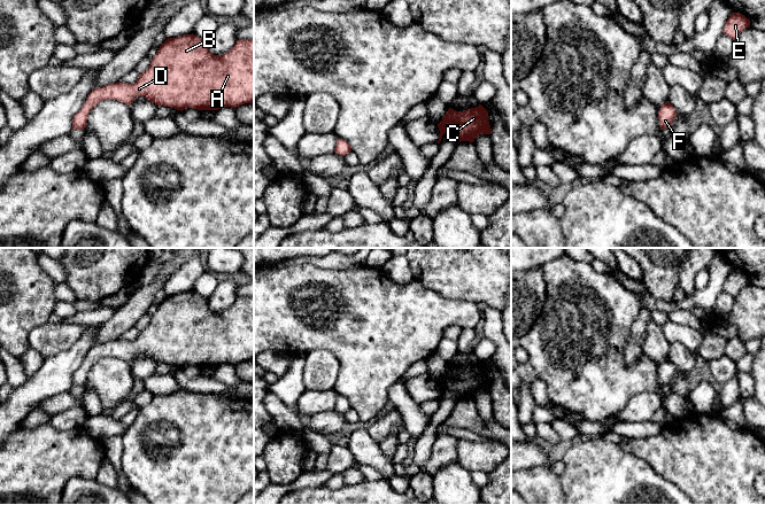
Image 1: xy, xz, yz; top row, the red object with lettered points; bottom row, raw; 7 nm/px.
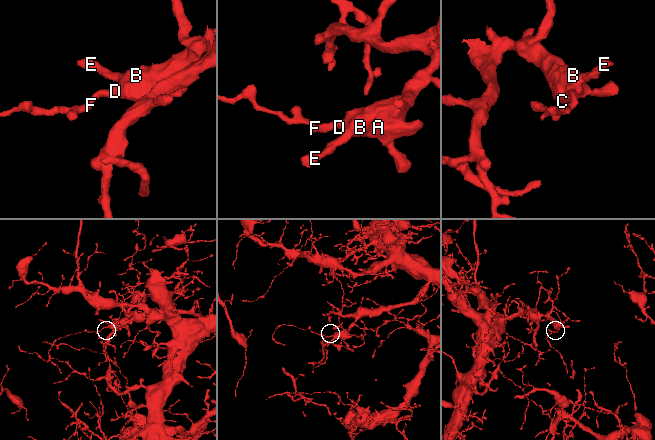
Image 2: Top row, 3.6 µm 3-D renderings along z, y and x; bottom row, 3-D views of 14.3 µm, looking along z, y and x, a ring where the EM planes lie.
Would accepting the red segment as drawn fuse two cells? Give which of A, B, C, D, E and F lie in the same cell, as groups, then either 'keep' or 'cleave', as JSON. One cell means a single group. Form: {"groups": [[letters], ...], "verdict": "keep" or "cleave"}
{"groups": [["A", "B", "C", "D", "E", "F"]], "verdict": "keep"}

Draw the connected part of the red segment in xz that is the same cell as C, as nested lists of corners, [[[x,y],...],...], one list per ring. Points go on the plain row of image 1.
[[[481,362],[464,368],[449,365],[438,384],[440,387],[438,401],[445,390],[450,391],[458,401],[461,398],[473,399],[479,391],[492,390],[488,368]]]

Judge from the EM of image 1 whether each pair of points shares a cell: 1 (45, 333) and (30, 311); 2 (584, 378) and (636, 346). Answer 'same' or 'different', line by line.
1: different
2: different

